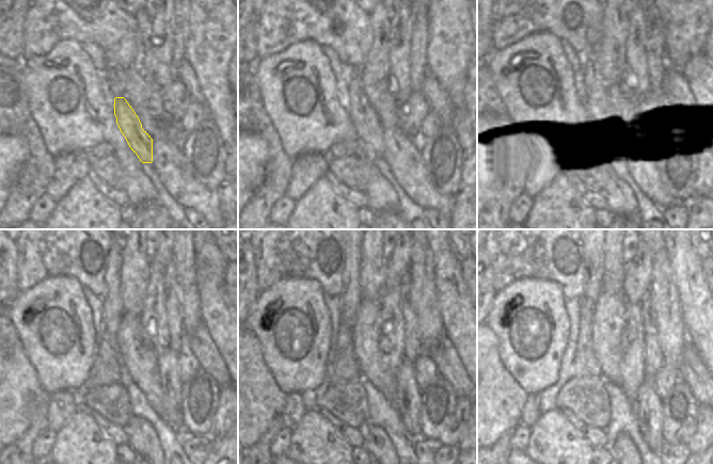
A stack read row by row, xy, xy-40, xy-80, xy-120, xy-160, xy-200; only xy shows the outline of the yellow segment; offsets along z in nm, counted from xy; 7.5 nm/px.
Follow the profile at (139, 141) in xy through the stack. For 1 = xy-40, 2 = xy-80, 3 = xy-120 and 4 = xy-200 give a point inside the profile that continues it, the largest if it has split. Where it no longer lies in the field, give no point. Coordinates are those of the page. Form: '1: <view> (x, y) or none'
1: xy-40 (368, 129)
2: xy-80 (597, 107)
3: xy-120 (113, 313)
4: xy-200 (592, 251)

